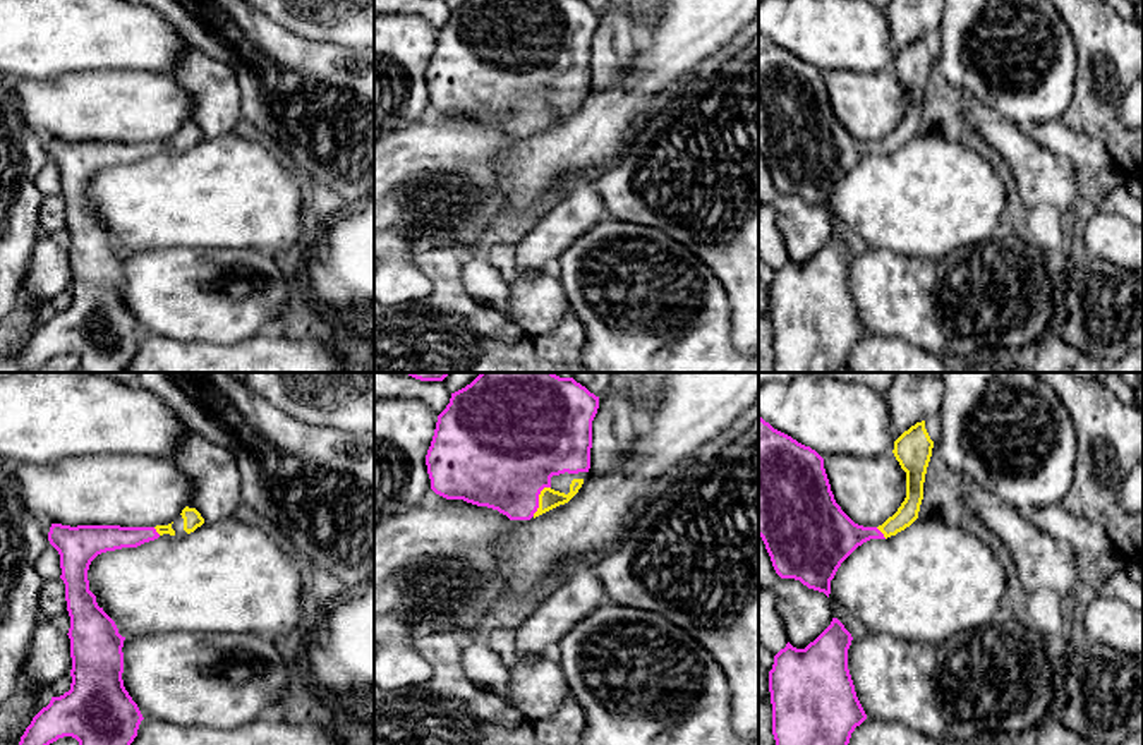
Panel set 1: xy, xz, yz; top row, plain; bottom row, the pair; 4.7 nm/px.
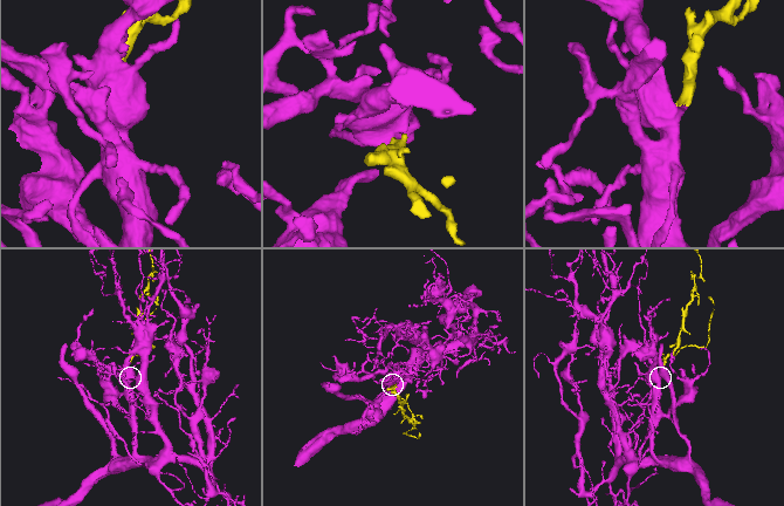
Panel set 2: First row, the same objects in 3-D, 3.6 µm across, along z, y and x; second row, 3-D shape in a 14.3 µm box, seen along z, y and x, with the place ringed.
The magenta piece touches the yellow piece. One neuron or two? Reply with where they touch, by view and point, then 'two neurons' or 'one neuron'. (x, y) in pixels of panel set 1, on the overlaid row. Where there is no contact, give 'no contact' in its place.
xz (538, 500) | one neuron

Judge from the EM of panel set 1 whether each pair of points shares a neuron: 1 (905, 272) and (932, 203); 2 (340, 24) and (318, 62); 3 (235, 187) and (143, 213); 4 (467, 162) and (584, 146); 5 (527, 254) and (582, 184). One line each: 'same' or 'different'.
1: different
2: different
3: same
4: different
5: same

